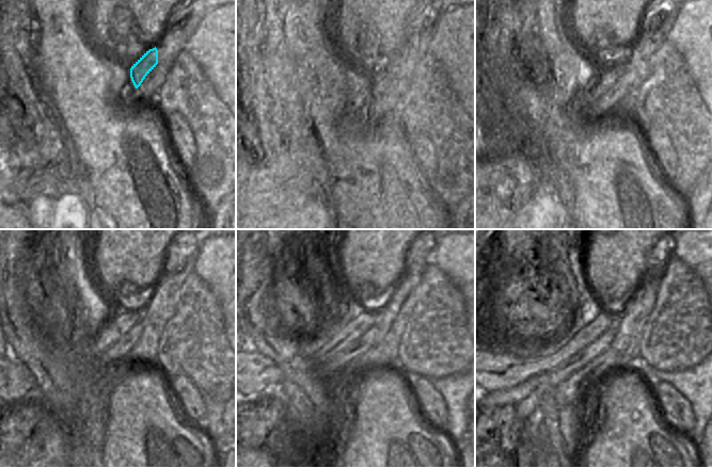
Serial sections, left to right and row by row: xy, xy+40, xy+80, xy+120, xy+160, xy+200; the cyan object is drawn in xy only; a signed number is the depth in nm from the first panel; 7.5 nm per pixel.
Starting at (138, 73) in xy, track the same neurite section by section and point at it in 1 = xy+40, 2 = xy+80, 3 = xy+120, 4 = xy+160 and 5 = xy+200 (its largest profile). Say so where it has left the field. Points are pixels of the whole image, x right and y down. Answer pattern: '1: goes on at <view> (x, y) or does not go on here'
1: goes on at xy+40 (376, 74)
2: goes on at xy+80 (602, 80)
3: goes on at xy+120 (126, 318)
4: goes on at xy+160 (364, 319)
5: goes on at xy+200 (496, 368)

